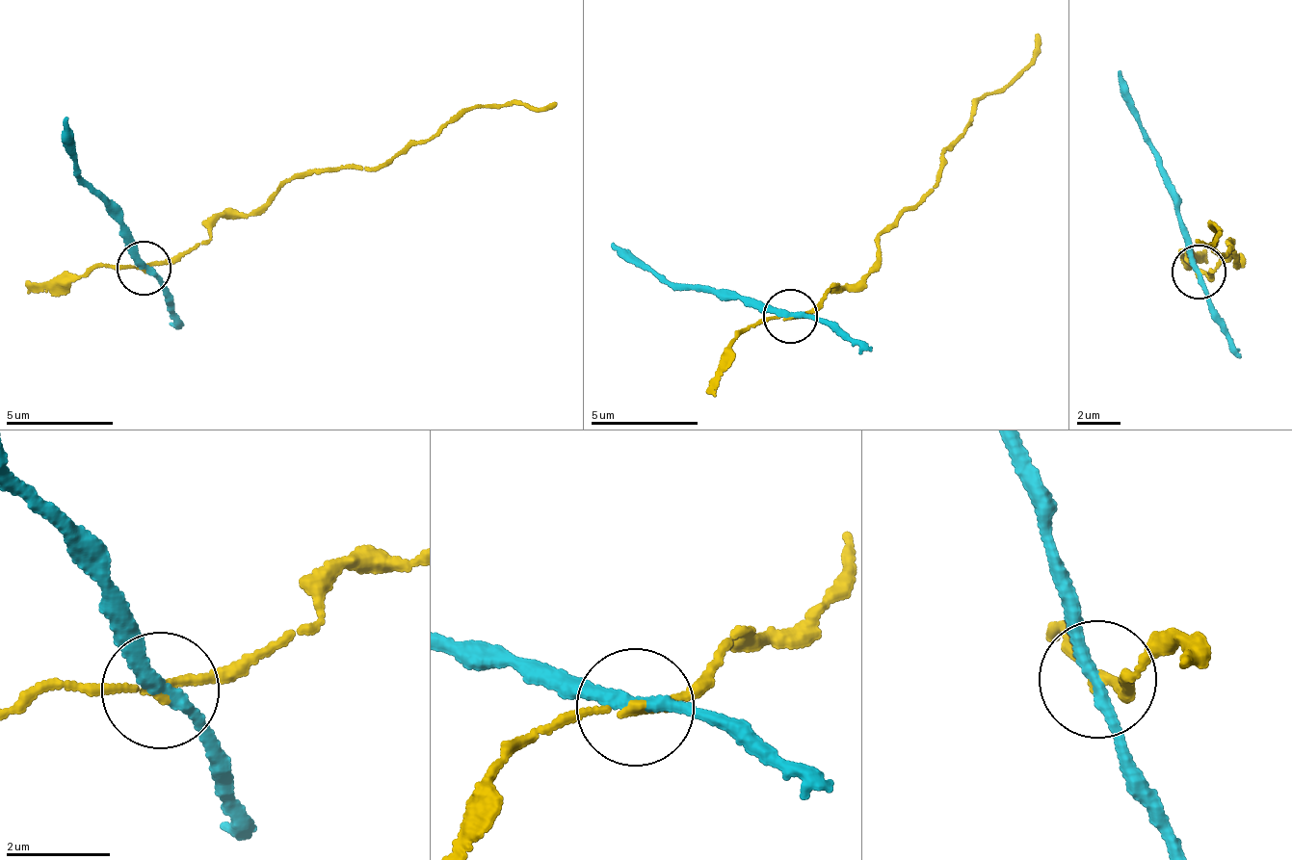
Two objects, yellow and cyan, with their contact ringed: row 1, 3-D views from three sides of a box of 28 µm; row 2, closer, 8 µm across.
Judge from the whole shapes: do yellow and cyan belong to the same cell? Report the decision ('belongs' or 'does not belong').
does not belong

